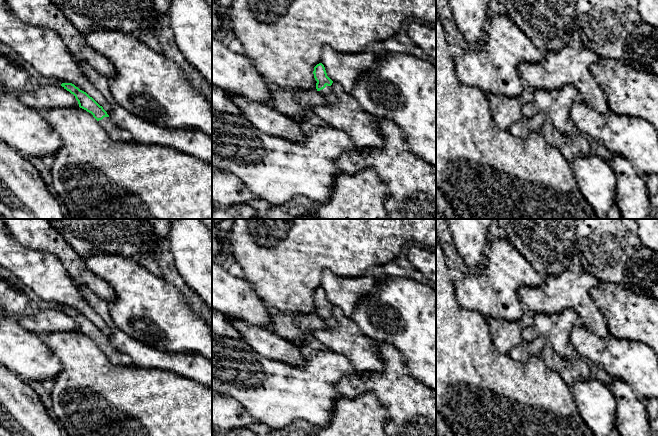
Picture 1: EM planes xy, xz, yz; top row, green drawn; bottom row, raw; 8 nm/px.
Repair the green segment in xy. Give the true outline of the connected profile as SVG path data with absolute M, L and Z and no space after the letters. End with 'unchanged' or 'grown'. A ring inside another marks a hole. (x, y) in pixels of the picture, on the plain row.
M62 307L61 310L75 320L79 331L91 337L113 364L138 367L128 355L117 350L103 331L86 316L80 314L72 307Z; grown

